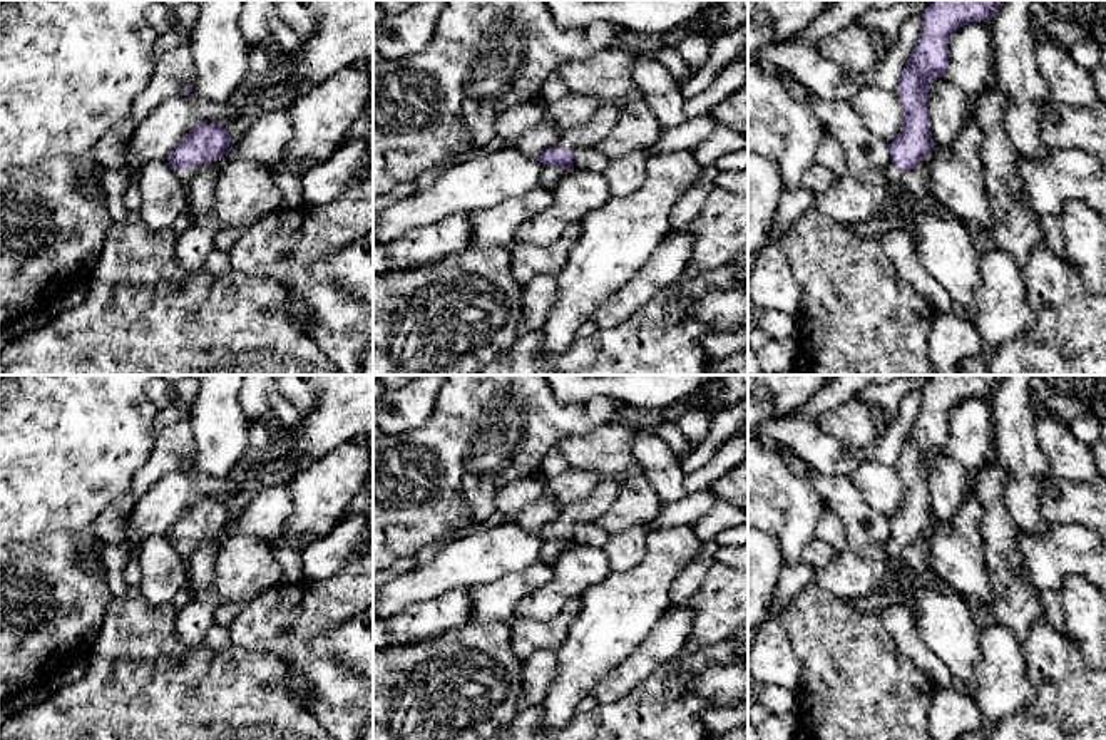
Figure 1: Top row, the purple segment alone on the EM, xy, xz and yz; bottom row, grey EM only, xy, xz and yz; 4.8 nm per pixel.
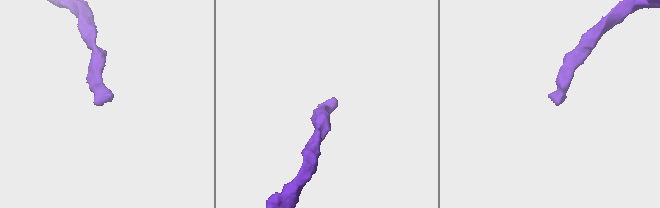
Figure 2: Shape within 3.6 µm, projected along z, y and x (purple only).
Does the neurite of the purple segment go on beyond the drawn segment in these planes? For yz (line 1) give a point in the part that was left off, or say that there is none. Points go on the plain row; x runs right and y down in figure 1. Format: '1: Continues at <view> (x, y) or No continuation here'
1: Continues at yz (894, 549)

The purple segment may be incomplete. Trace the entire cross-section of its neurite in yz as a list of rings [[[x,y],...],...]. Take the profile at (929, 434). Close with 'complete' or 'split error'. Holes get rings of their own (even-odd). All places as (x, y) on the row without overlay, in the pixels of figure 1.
[[[930,375],[922,388],[922,409],[899,455],[897,470],[904,482],[904,501],[888,519],[892,537],[890,559],[924,536],[932,521],[929,462],[945,452],[950,412],[964,400],[991,397],[1006,375]]]; split error

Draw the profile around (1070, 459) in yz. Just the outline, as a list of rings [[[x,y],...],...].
[[[1041,407],[1036,412],[1036,435],[1056,477],[1084,484],[1099,475],[1089,447],[1076,439],[1069,425]]]

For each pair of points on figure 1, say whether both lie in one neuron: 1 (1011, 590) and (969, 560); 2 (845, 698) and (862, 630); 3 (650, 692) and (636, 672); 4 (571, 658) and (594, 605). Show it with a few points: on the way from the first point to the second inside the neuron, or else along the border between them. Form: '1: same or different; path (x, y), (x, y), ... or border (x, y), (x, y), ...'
1: different; border (981, 536), (986, 570), (994, 595), (989, 615)
2: same; path (852, 682), (854, 647)
3: different; border (673, 657), (609, 704)
4: same; path (584, 645), (594, 635), (594, 618)

